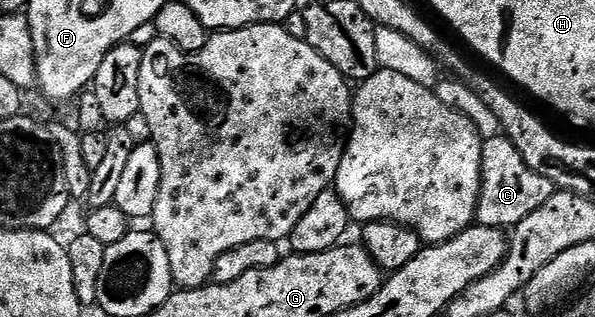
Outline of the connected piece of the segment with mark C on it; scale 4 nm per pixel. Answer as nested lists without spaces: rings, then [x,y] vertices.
[[[502,134],[490,136],[483,141],[483,189],[479,192],[475,218],[481,226],[510,230],[523,219],[529,218],[533,210],[545,206],[557,189],[553,182],[549,182],[549,178],[537,174],[537,170],[527,165],[510,138]]]

